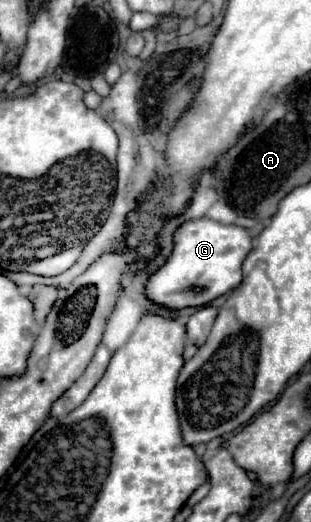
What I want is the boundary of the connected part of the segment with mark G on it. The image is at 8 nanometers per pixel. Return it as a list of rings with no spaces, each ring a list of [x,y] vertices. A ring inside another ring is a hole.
[[[199,218],[199,220],[189,220],[185,222],[177,234],[175,234],[175,250],[171,258],[167,260],[165,266],[161,266],[147,282],[147,296],[173,310],[181,310],[187,306],[205,306],[211,300],[219,298],[221,294],[227,294],[229,290],[237,288],[241,284],[241,264],[245,256],[253,250],[253,240],[249,232],[241,226],[227,226],[221,222],[215,222],[211,218]]]

